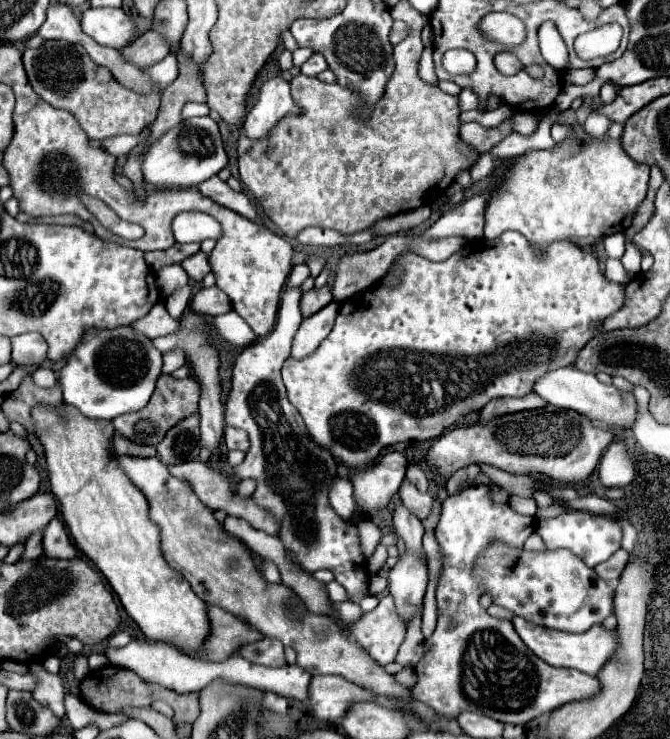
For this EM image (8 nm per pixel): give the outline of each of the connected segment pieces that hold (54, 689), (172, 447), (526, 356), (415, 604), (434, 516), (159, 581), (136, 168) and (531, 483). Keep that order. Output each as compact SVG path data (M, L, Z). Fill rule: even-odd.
M32 662L30 670L38 674L38 686L34 688L34 700L42 706L48 706L58 718L64 716L64 688L58 674L46 672L46 668L40 662Z
M200 414L184 418L176 426L172 426L164 440L158 444L158 458L170 464L182 464L188 460L196 460L200 450Z
M504 232L500 238L496 240L470 240L464 244L464 248L460 250L460 254L454 254L452 258L444 260L444 262L432 262L426 260L418 254L404 254L398 256L394 260L394 264L404 268L404 274L400 278L400 282L396 286L374 286L374 288L366 288L364 292L348 298L342 304L366 304L366 306L358 306L358 308L348 308L342 306L340 314L336 318L336 324L332 328L332 332L328 334L328 338L314 350L314 354L302 358L302 360L294 360L288 358L284 362L282 368L282 380L286 384L288 390L288 398L290 402L298 408L298 412L302 414L306 428L310 432L310 436L324 446L326 450L330 450L330 454L334 454L334 458L340 458L342 462L346 462L348 466L366 466L370 464L382 448L398 444L398 442L420 442L420 440L434 440L440 434L444 434L460 416L466 416L470 412L478 412L482 410L482 406L486 406L486 402L494 400L494 398L504 398L504 396L526 396L532 392L532 386L538 378L542 378L542 374L556 370L556 368L564 368L564 366L574 366L574 358L578 358L578 350L582 350L582 346L586 346L588 340L592 340L598 332L598 328L602 326L604 318L614 314L622 304L624 304L624 286L622 284L612 284L604 278L604 274L598 268L598 260L596 256L580 250L578 246L570 244L570 242L554 242L552 246L548 246L546 256L536 256L532 250L532 244L518 232ZM370 360L370 370L366 370L366 382L382 382L386 380L386 394L418 394L418 414L406 412L396 400L390 402L386 398L374 398L368 394L378 394L374 392L374 386L370 386L372 390L366 390L366 394L358 388L358 378L360 378L360 370L362 366ZM430 396L434 396L434 408L430 406L430 410L426 410L426 400L430 400Z
M412 552L400 556L398 564L390 570L388 590L394 598L394 606L398 614L408 624L422 608L422 598L428 586L426 564Z
M435 499L433 502L431 514L428 516L426 520L422 521L425 531L435 530L441 514L441 508L442 503L438 499Z
M38 406L32 410L32 418L44 446L52 494L60 502L60 510L74 544L106 576L112 590L120 596L122 606L136 620L148 640L174 642L186 652L198 650L210 630L206 618L206 604L194 594L190 584L166 564L160 550L160 530L158 526L154 526L154 522L150 522L146 498L138 488L134 488L134 484L130 484L130 480L126 480L126 474L118 468L118 462L110 462L110 436L114 432L110 422L94 422L90 418L82 418L82 414L74 410L74 406L64 406L60 410L46 410L44 406Z
M140 154L140 156L136 156L136 158L130 158L130 160L122 166L122 174L124 174L126 178L130 178L130 180L132 180L132 184L134 184L136 188L144 190L144 180L142 180L140 164L138 164L140 160L142 160L142 154Z
M480 464L480 470L488 474L500 488L504 488L508 494L518 494L518 496L532 496L532 490L536 488L536 480L530 476L520 476L520 474L510 474L504 472L496 466L490 464Z

